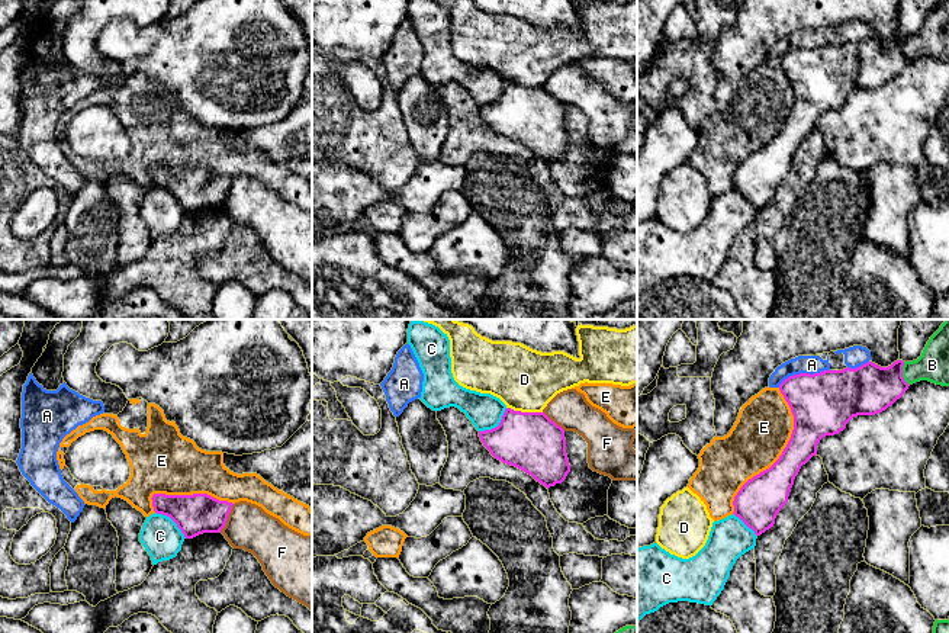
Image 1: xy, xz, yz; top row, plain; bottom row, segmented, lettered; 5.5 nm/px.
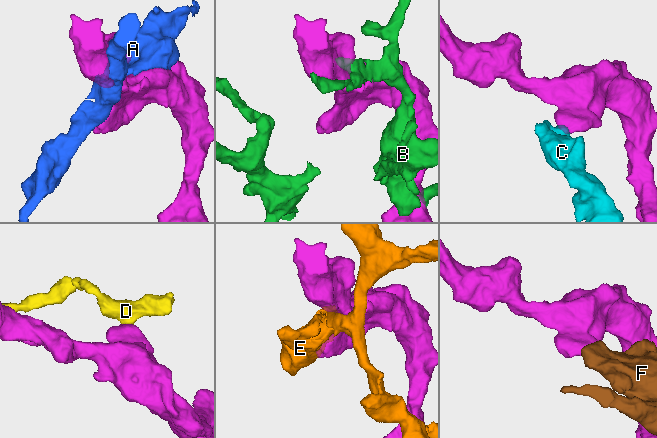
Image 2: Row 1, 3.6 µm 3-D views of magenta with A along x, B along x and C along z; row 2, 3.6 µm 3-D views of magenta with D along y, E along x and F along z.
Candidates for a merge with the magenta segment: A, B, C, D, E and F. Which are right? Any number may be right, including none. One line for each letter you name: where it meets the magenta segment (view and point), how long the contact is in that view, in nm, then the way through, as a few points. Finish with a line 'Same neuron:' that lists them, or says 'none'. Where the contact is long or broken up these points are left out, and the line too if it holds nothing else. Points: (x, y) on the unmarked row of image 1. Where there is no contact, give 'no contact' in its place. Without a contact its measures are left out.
Same neuron: none

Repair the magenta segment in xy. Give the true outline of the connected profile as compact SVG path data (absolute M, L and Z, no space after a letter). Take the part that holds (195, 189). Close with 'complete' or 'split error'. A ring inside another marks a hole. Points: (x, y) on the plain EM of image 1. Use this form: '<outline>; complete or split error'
M154 168L151 174L154 186L170 192L186 213L193 213L203 208L221 208L234 180L208 168Z; complete

